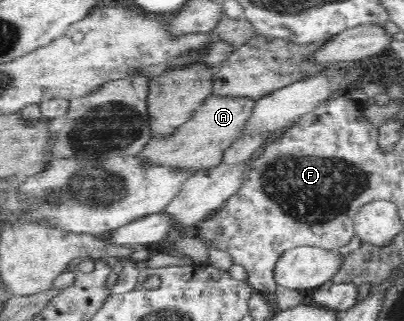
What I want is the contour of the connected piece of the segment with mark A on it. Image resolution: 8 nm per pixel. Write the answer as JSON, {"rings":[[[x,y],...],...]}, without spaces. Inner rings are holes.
{"rings":[[[211,94],[189,121],[179,125],[171,137],[152,137],[137,156],[147,164],[157,164],[181,170],[196,171],[221,164],[223,153],[243,135],[243,129],[253,113],[255,100],[246,97],[217,96]]]}

